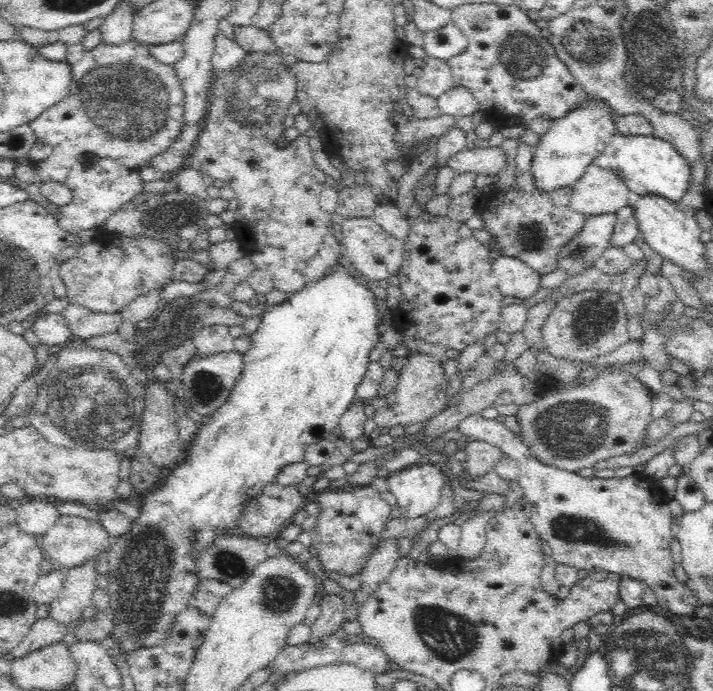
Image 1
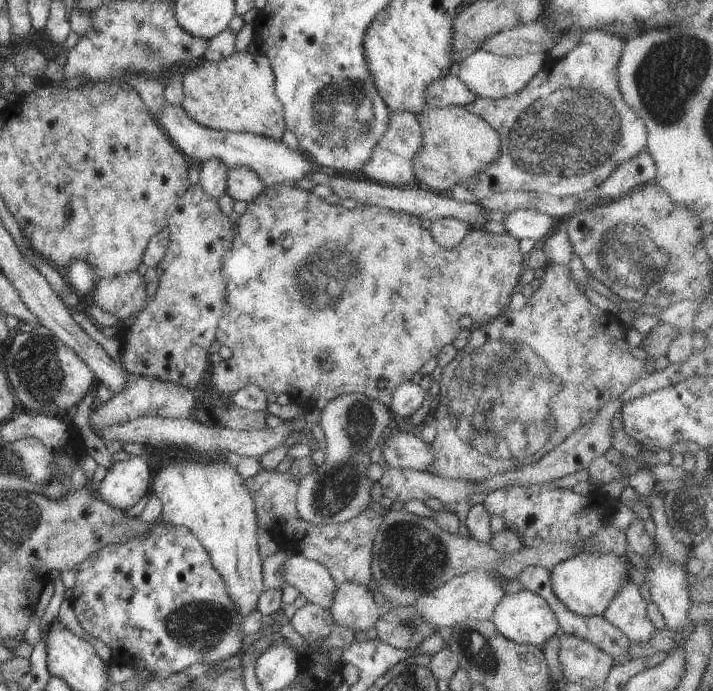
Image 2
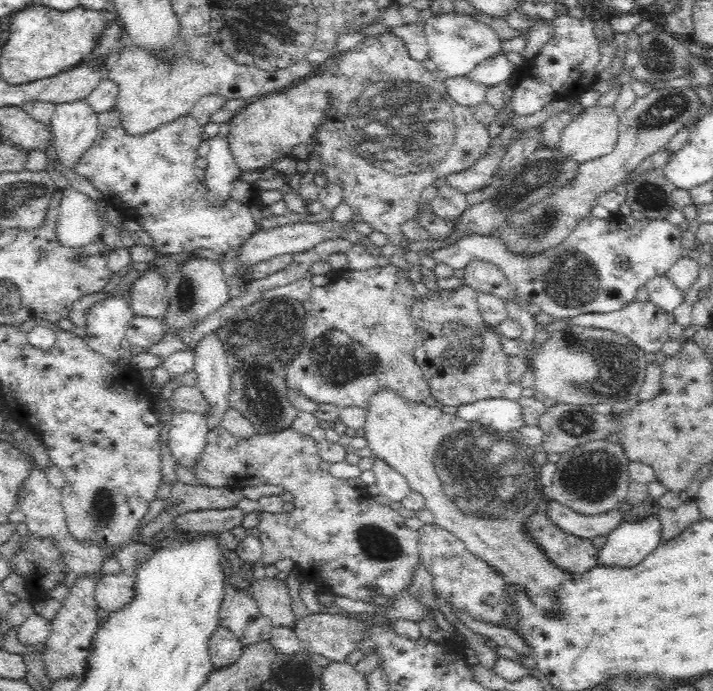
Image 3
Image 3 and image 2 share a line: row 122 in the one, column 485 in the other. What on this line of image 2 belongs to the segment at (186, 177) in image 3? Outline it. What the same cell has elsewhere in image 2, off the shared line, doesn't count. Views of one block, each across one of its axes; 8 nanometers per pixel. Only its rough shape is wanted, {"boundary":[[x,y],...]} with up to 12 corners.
{"boundary":[[587,30],[522,90],[463,106],[499,157],[465,185],[557,197],[647,148],[616,78]]}

